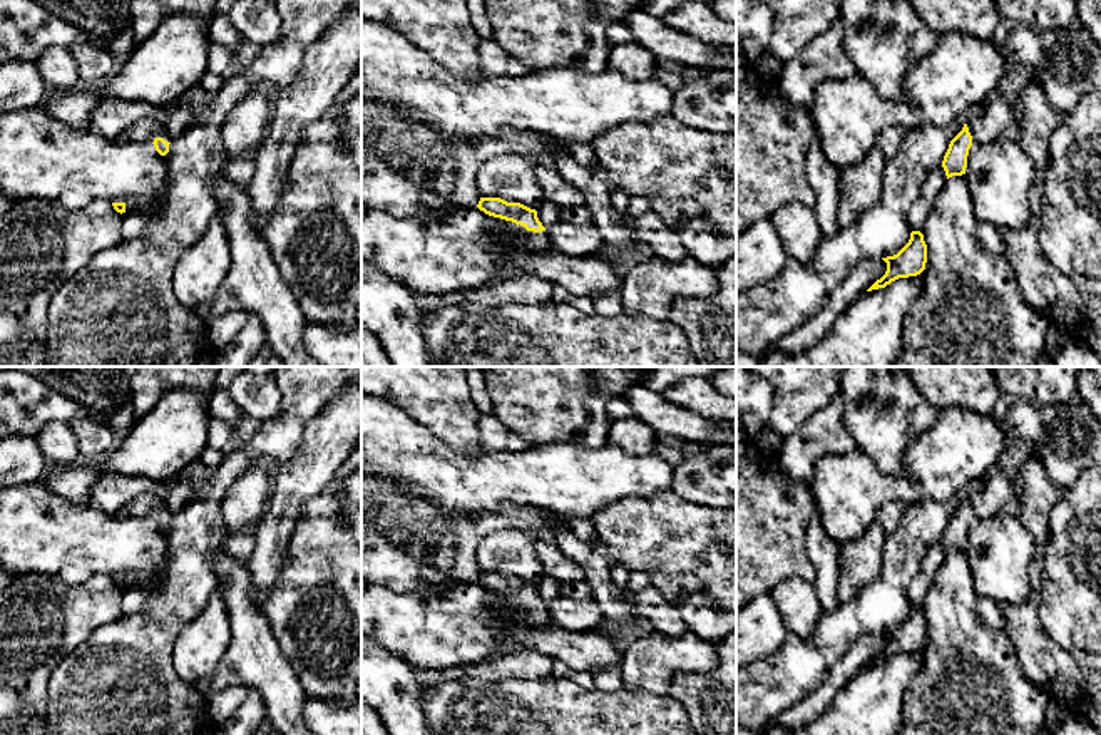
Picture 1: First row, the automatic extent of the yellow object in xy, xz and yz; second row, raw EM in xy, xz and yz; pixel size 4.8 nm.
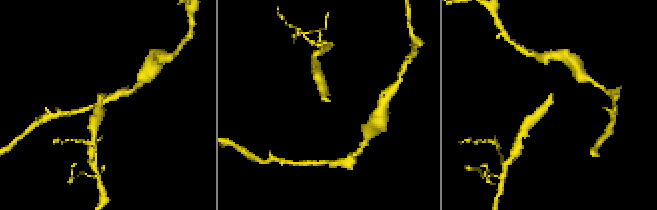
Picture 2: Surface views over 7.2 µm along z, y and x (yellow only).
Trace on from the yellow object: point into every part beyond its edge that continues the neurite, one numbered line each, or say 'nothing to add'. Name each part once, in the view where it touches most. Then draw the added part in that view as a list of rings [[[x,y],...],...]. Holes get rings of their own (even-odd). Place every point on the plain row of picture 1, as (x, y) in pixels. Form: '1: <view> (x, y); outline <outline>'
1: xy (148, 504); outline [[[146,492],[132,499],[120,509],[120,514],[151,519],[154,517],[156,512],[162,512],[164,516],[171,517],[164,494]]]

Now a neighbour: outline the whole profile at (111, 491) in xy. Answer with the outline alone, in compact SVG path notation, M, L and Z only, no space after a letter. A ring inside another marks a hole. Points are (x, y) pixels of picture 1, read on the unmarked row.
M104 472L90 486L90 504L117 514L132 499L146 494L164 494L164 487L146 477L127 477L119 472Z

